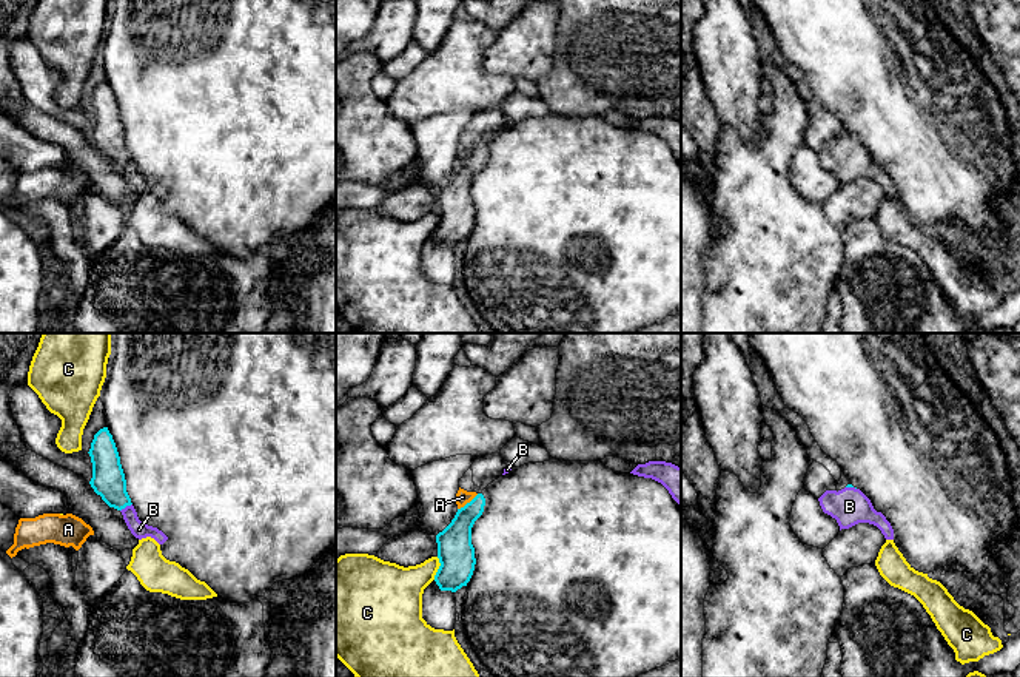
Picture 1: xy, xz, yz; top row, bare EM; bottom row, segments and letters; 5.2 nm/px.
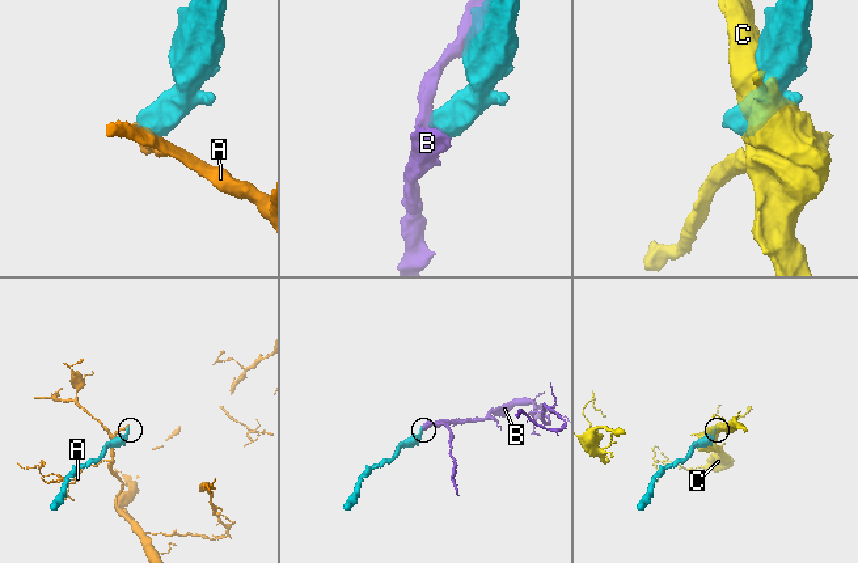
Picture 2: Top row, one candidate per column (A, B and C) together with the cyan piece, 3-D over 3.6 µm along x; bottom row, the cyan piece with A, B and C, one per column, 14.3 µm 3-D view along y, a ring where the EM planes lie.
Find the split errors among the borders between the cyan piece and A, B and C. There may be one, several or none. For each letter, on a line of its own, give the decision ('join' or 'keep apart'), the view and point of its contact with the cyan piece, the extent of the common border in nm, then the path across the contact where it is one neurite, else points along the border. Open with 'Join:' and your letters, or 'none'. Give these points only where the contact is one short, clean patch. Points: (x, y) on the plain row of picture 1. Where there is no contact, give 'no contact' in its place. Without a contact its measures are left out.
Join: B
A: keep apart; meets cyan in xz at (467, 158); contact 140 nm long; border along xz (478, 148), (458, 164)
B: join; meets cyan in xy at (125, 161); contact 80 nm long; runs through xy (108, 134), (113, 147), (125, 161), (139, 184)
C: keep apart; meets cyan in xz at (439, 222); contact 120 nm long

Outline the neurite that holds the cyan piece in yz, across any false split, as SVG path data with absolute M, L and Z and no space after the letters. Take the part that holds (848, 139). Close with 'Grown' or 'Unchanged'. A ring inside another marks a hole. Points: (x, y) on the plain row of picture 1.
M852 139L841 145L826 145L820 153L824 168L837 174L840 185L858 177L877 180L886 194L894 194L894 184L881 167L877 167L871 154Z. Grown

